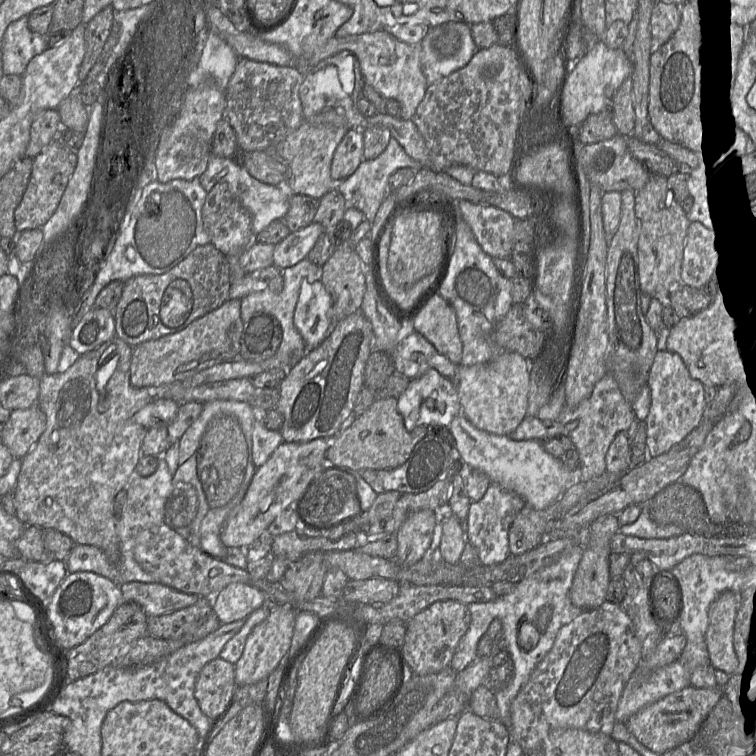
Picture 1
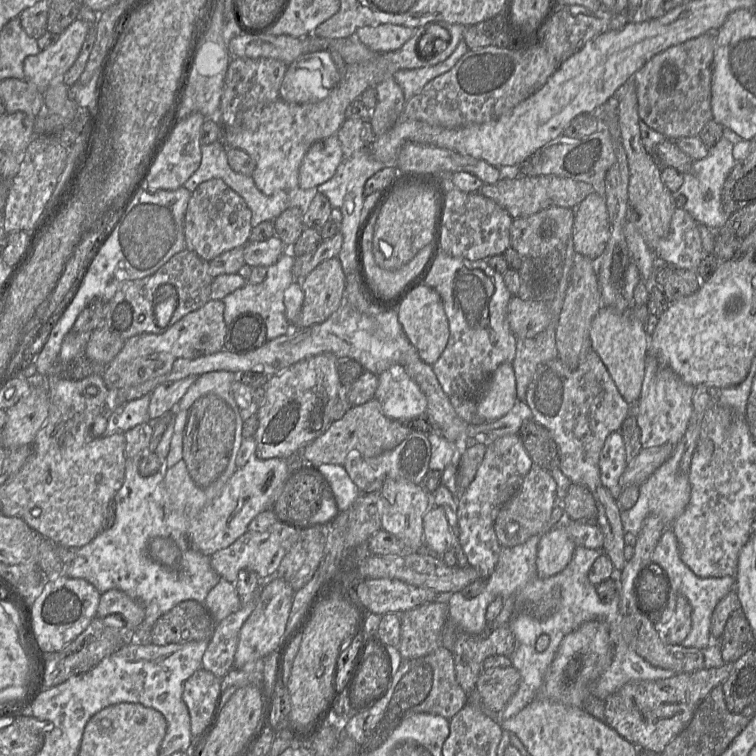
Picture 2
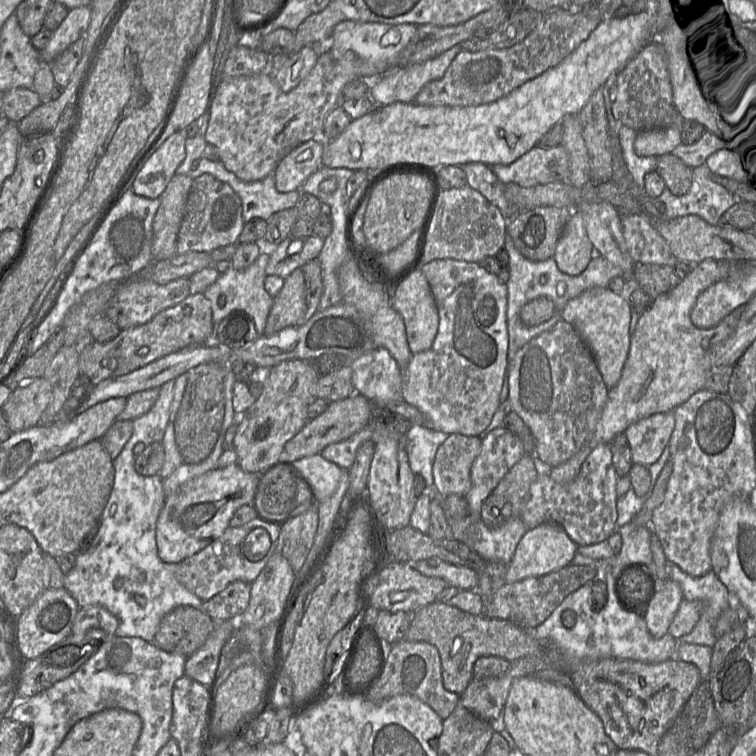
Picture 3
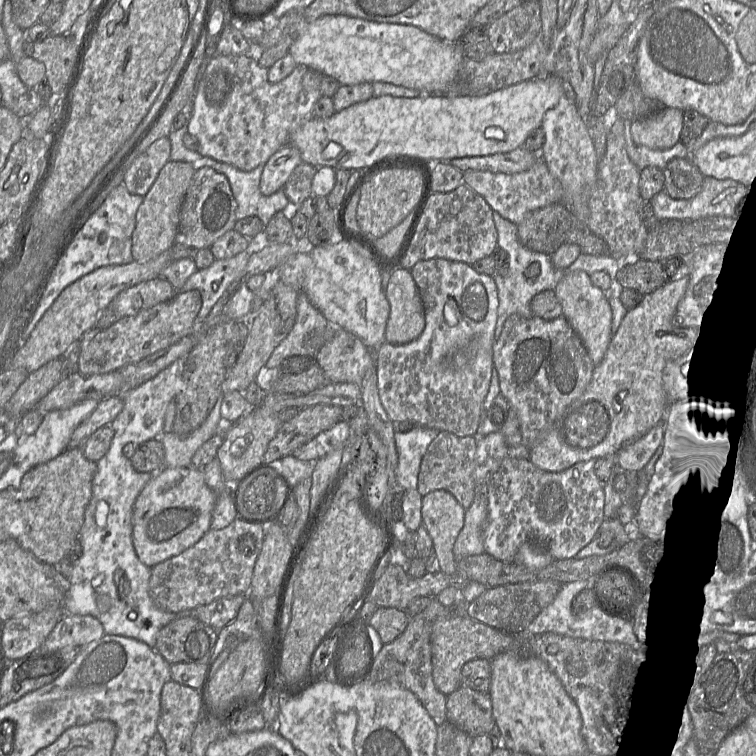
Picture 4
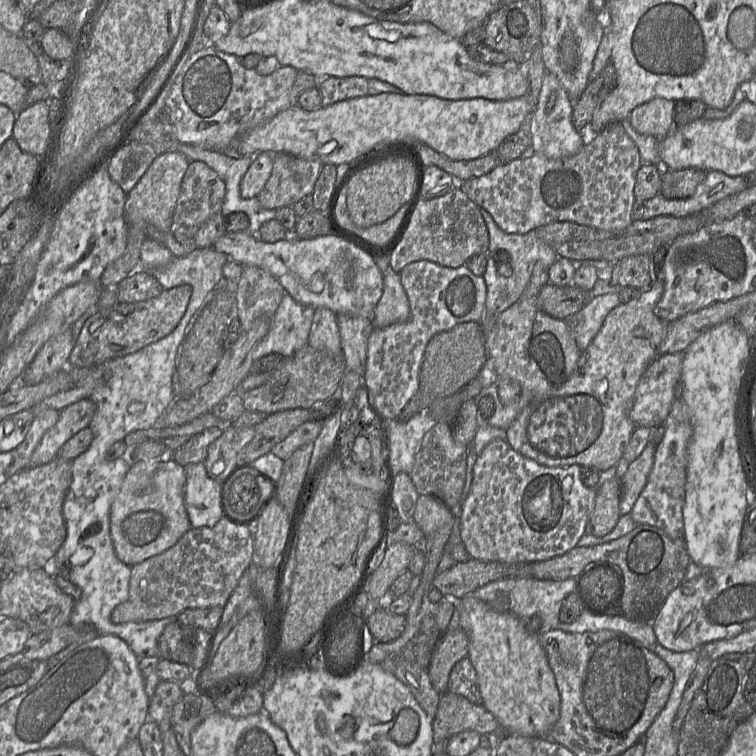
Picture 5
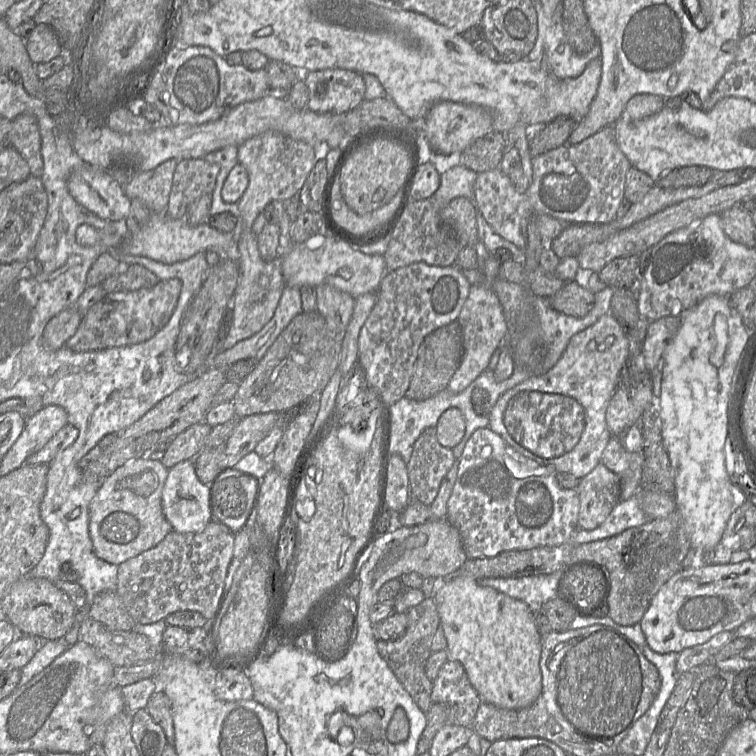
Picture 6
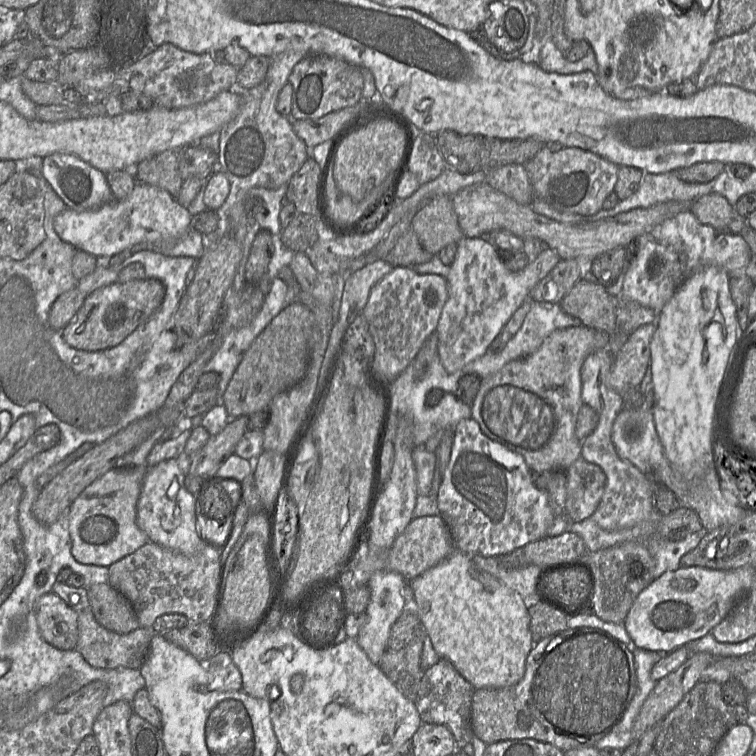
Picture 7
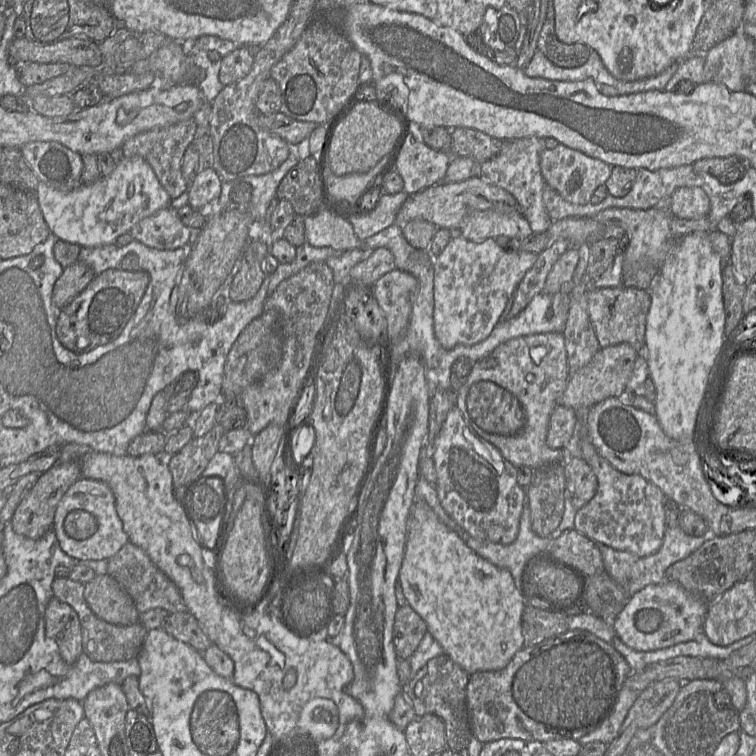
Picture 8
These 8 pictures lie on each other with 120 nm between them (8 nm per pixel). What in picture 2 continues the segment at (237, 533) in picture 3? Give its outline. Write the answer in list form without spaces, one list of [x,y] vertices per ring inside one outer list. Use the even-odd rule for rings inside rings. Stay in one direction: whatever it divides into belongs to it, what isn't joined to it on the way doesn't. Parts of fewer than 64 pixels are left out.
[[[278,521],[264,531],[247,531],[228,547],[210,555],[211,567],[221,579],[232,583],[242,569],[251,569],[258,574],[260,579],[268,580],[277,574],[282,558],[298,539],[302,528],[306,527],[294,522]]]

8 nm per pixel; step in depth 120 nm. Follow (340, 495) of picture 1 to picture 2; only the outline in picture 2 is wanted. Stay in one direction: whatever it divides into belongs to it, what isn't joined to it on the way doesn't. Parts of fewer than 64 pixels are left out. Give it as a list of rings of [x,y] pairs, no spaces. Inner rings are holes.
[[[301,465],[291,471],[271,509],[276,514],[278,521],[301,525],[325,525],[339,513],[328,482],[313,465]]]

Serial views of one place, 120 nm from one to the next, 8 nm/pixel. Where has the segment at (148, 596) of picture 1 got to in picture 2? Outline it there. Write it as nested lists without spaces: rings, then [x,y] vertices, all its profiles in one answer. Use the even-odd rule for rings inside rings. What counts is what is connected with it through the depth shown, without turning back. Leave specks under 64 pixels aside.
[[[112,589],[101,595],[96,612],[97,618],[120,615],[128,628],[136,630],[145,617],[144,606],[125,592]]]

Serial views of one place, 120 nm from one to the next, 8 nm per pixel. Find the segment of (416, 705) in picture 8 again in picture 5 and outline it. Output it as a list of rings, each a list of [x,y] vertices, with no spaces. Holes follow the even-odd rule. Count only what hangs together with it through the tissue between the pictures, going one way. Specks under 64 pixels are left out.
[[[467,657],[458,661],[452,668],[448,692],[461,695],[475,705],[483,705],[476,670]]]

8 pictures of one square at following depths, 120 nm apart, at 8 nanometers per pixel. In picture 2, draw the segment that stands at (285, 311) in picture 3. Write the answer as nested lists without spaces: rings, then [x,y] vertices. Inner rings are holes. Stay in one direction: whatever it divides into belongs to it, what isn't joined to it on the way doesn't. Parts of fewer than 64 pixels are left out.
[[[336,257],[324,260],[300,280],[304,301],[295,327],[321,323],[336,312],[345,299],[346,278]]]

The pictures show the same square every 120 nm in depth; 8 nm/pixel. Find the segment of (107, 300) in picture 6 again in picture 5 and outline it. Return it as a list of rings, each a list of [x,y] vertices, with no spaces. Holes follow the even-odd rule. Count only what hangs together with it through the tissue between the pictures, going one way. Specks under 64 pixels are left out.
[[[181,285],[163,292],[154,298],[136,303],[117,303],[114,307],[97,311],[84,323],[69,357],[69,366],[84,368],[100,364],[109,359],[123,357],[154,343],[170,334],[183,317],[192,294],[190,285]]]

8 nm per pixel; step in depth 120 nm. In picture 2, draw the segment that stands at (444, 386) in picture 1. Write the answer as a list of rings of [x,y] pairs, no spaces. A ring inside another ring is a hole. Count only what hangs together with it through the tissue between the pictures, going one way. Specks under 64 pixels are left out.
[[[392,365],[377,377],[374,399],[381,404],[388,418],[409,423],[426,414],[425,395],[401,365]]]

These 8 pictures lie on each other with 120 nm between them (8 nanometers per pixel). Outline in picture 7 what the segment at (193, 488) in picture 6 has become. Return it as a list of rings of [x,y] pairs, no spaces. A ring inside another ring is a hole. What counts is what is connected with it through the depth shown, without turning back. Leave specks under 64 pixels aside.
[[[169,459],[149,467],[142,484],[142,490],[137,504],[136,522],[138,527],[147,534],[150,542],[186,555],[193,555],[204,547],[205,540],[201,538],[197,529],[196,496],[186,489],[185,480],[186,475],[181,470],[177,459]]]

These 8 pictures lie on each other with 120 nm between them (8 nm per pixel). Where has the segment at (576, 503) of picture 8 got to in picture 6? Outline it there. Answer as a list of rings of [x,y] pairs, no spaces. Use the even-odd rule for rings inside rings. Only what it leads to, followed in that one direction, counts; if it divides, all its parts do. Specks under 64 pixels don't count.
[[[599,463],[580,480],[576,492],[580,500],[578,528],[593,530],[600,526],[612,512],[620,497],[620,477]]]

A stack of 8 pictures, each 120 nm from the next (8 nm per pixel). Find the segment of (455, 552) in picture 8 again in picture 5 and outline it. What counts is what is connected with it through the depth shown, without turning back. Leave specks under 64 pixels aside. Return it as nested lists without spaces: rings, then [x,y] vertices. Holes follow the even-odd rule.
[[[467,595],[457,601],[458,625],[469,638],[467,658],[473,664],[483,698],[483,706],[492,713],[506,735],[546,737],[560,716],[561,697],[539,636],[529,633],[521,618],[499,612],[484,601]]]

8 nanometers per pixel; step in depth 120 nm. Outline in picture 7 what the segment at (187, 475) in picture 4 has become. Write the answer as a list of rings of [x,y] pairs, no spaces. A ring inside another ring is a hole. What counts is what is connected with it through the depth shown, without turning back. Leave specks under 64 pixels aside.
[[[114,468],[85,488],[70,505],[71,552],[78,562],[109,567],[150,542],[136,522],[137,504],[148,468]]]

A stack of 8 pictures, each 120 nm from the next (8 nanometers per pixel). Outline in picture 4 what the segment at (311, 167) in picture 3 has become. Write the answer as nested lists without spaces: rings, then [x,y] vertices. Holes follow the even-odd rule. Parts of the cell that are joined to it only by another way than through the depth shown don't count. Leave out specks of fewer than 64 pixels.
[[[288,144],[274,153],[268,161],[263,165],[263,171],[260,180],[260,191],[263,195],[272,195],[281,190],[287,180],[289,179],[293,170],[302,163],[301,155],[299,150]]]

